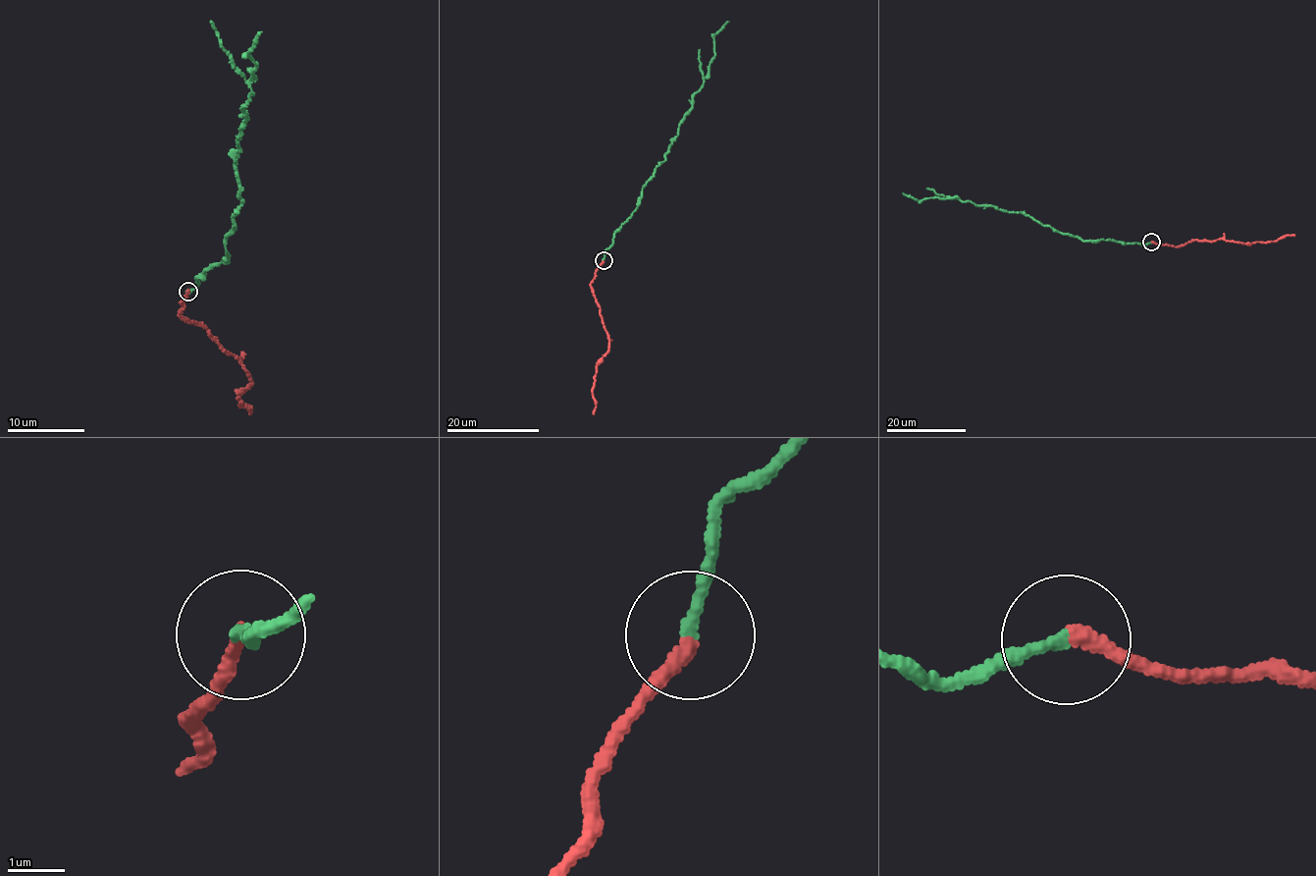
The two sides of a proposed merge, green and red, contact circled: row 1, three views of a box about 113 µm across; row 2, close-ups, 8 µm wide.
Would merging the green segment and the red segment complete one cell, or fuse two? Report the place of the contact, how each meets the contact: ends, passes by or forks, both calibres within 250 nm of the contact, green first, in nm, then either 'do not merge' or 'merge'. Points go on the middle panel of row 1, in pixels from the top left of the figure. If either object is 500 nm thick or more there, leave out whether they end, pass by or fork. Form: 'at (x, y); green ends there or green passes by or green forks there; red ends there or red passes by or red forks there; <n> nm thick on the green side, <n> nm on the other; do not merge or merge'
at (604, 260); green ends there; red ends there; 200 nm thick on the green side, 240 nm on the other; merge

